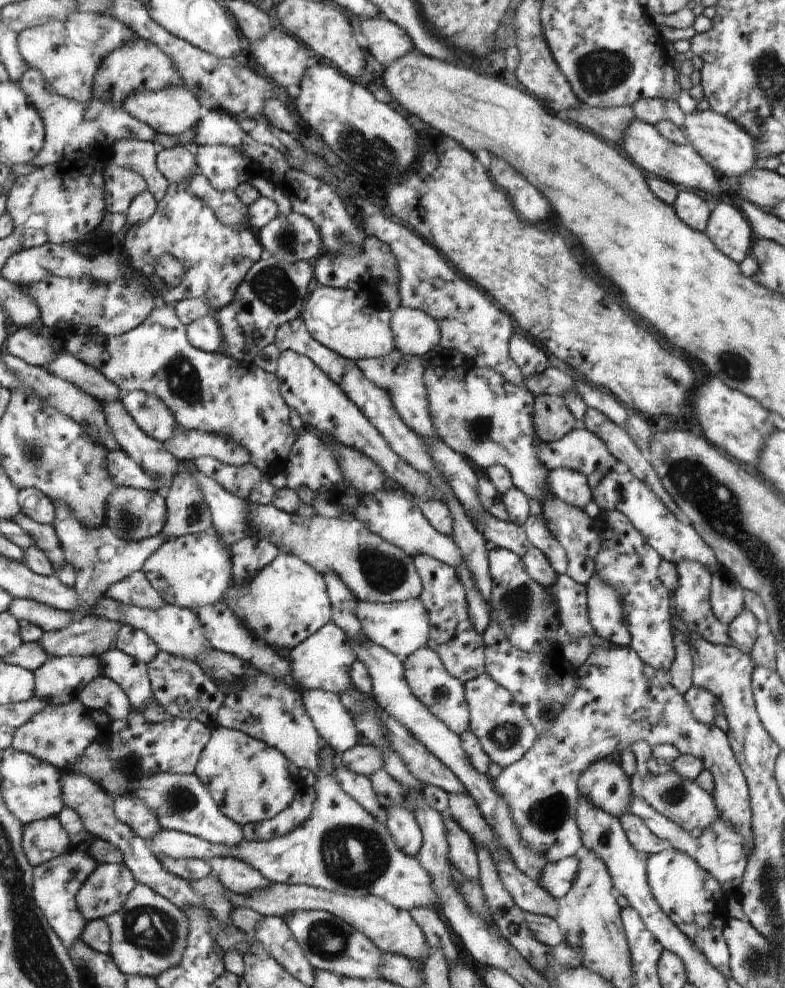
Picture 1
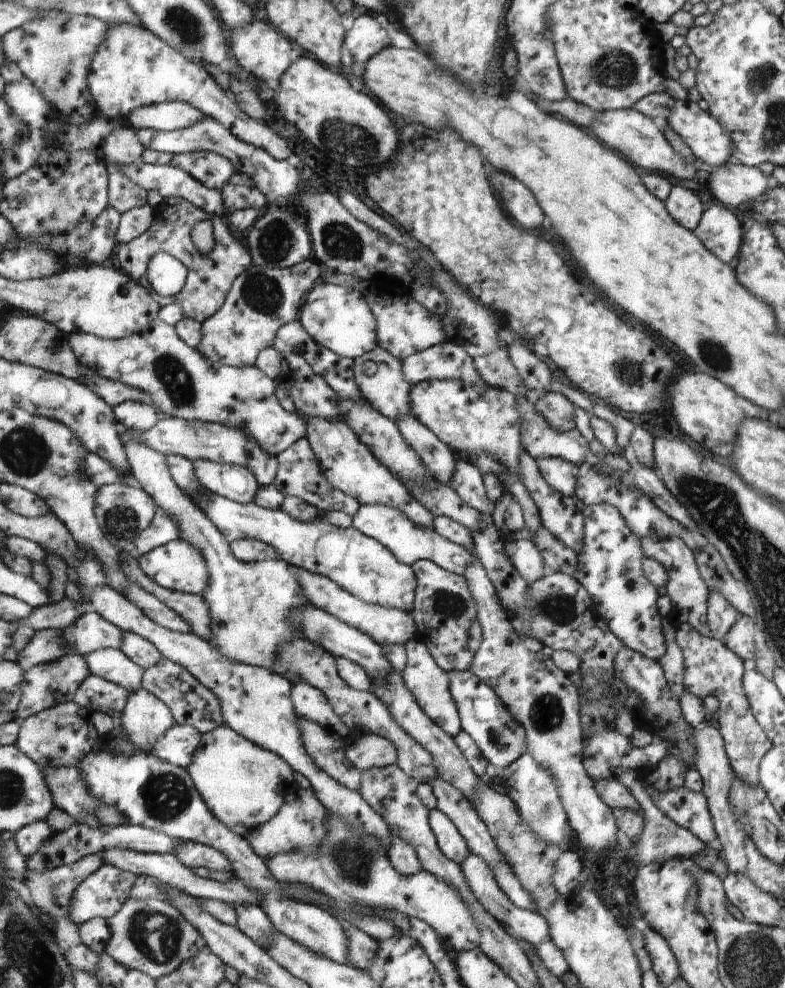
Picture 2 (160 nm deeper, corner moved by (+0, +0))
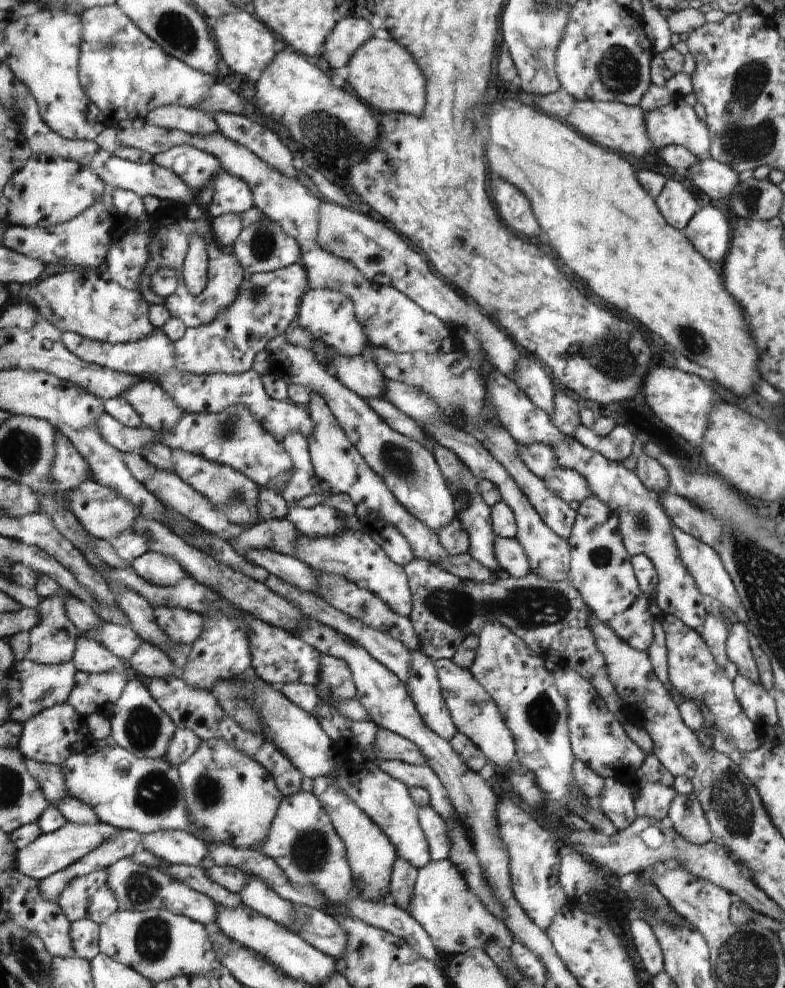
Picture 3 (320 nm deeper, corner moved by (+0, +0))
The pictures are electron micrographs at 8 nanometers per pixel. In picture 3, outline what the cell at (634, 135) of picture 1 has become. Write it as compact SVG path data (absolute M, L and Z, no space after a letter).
M585 99L574 102L572 112L568 114L568 118L564 118L563 122L608 151L631 154L644 160L647 155L660 154L660 150L654 148L652 140L648 138L644 118L646 113L639 106L627 106L618 102L592 102L591 99Z

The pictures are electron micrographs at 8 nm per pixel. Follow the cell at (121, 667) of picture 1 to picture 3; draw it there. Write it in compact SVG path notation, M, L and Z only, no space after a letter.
M80 634L76 640L76 650L72 662L76 666L76 671L86 674L127 672L130 673L130 677L135 675L130 668L125 667L125 661L122 658L117 658L102 644L92 638L86 638L84 634Z

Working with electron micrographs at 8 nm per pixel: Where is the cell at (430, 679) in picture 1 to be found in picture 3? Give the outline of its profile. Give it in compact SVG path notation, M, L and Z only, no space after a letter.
M410 650L410 672L406 684L411 698L427 726L444 740L450 741L457 734L450 717L447 700L440 692L440 680L430 655L422 650Z

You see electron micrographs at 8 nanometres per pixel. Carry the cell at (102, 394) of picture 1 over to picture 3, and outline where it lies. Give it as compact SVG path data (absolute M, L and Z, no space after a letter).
M144 379L121 395L142 416L143 425L156 432L166 432L179 425L185 414L171 395L158 383Z

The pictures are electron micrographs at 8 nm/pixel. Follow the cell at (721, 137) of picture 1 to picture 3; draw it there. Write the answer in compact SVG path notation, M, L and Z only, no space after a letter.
M679 95L672 98L669 104L663 108L654 108L646 113L646 130L648 130L648 138L652 140L652 146L658 150L664 149L669 145L684 146L686 150L694 154L699 161L702 160L704 154L710 155L710 146L712 144L712 134L706 126L706 122L700 120L684 97Z

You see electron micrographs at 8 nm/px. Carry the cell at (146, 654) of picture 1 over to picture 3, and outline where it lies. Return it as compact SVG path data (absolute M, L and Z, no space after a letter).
M144 641L128 661L130 669L141 679L181 675L181 669L176 667L170 656L150 642Z

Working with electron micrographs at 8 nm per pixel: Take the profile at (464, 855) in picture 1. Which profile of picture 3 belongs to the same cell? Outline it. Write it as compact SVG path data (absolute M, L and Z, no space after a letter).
M428 805L418 807L418 820L420 820L420 828L428 840L432 861L448 860L451 857L453 843L449 827L442 816Z

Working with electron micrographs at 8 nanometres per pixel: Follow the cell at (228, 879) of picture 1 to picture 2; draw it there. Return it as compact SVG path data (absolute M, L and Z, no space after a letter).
M182 841L174 855L183 866L190 869L203 867L210 871L230 871L234 874L228 858L203 843Z

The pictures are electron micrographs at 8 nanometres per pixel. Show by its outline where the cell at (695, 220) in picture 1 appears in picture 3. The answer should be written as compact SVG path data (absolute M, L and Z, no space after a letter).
M667 180L655 202L666 222L680 231L688 226L688 222L700 208L690 191L676 180Z

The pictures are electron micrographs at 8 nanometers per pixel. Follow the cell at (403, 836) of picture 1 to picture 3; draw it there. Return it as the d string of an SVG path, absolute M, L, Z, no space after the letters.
M396 858L388 897L395 906L400 906L408 913L410 913L410 898L418 871L412 864L405 862L404 858Z

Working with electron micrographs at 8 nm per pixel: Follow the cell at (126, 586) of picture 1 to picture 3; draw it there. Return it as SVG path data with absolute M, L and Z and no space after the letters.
M170 606L151 607L155 612L155 622L173 643L192 645L202 636L206 619L195 611Z

